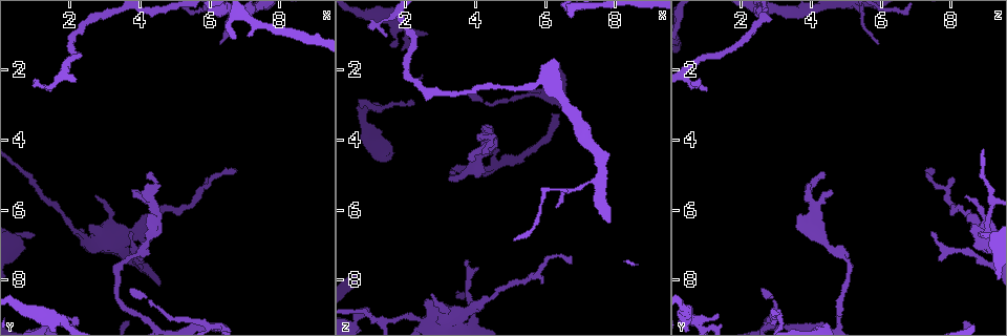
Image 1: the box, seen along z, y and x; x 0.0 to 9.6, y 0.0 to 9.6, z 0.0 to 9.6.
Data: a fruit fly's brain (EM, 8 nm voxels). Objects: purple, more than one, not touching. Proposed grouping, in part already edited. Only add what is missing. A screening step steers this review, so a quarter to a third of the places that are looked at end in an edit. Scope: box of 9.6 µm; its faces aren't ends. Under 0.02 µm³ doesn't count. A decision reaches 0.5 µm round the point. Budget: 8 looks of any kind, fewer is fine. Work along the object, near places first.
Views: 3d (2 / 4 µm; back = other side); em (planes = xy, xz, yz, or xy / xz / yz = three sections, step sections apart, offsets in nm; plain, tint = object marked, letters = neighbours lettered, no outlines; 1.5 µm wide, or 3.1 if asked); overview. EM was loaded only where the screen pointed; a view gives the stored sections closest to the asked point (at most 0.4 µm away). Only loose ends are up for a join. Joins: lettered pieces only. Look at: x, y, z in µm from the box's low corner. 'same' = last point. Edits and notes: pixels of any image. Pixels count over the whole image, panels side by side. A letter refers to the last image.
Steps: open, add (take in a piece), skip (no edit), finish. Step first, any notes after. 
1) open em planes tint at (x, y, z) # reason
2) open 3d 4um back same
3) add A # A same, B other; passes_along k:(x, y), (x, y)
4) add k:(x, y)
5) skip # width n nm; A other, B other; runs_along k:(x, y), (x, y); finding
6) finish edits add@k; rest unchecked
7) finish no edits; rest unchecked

open em planes plain at (0.95, 6.80, 8.85) # free end

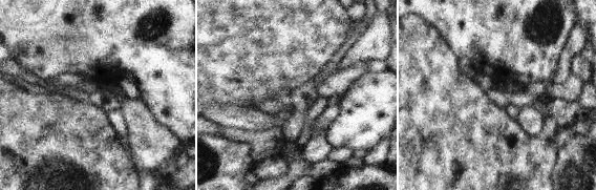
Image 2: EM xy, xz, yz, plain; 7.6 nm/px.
open em planes letters same # see the neighbours

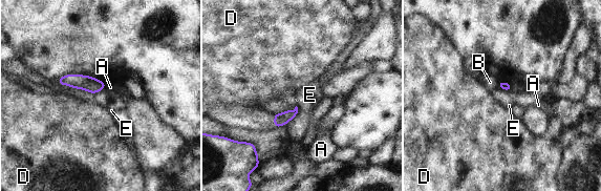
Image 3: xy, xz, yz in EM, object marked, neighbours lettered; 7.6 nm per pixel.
skip # A other, B other, D other, E other; runs_along 3:(61, 81), (78, 81), (103, 86); none of them fits

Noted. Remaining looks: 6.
open em planes letters at (6.35, 1.30, 5.95) # free end

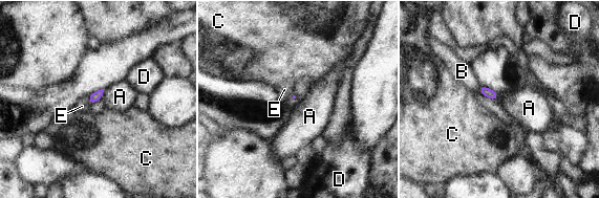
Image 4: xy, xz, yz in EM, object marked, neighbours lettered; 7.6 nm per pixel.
skip # longest_contact A 90 nm; A other, B other, C other, D other, E other; no lettered piece goes on from it

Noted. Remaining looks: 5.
open em planes letters at (1.50, 8.95, 1.30) # thick end

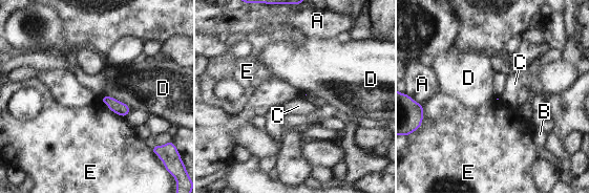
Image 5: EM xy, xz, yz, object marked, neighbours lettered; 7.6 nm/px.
skip # A other, B other, C other, D other, E other; border 5:(99, 99), (113, 96), (131, 109); none of them fits

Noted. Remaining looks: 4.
finish no edits; rest unchecked

